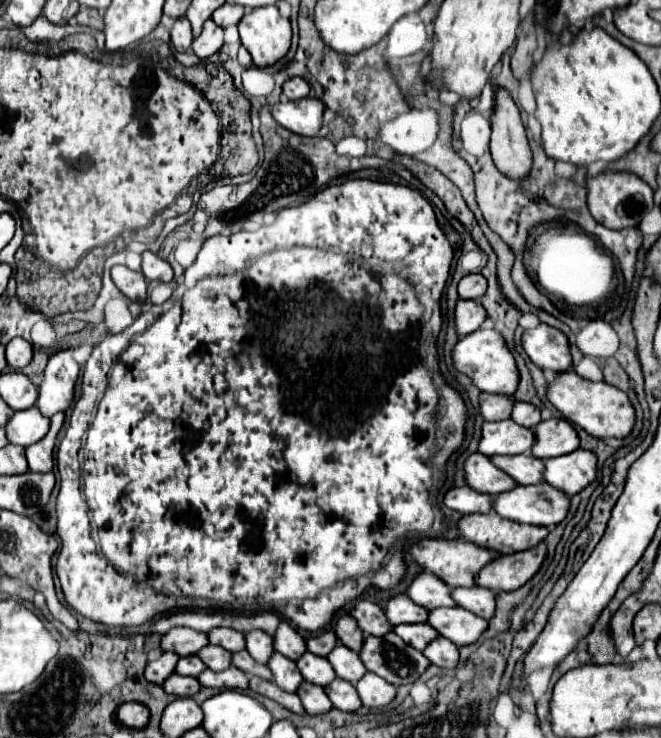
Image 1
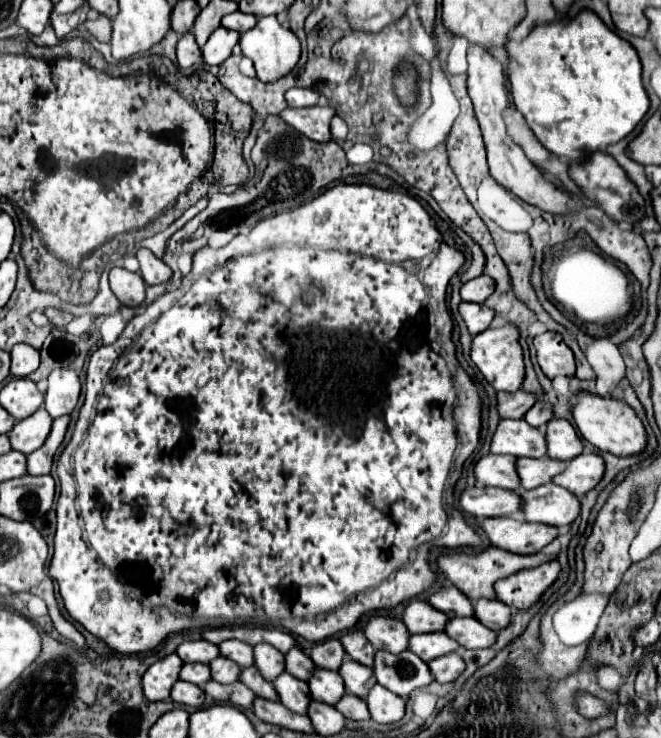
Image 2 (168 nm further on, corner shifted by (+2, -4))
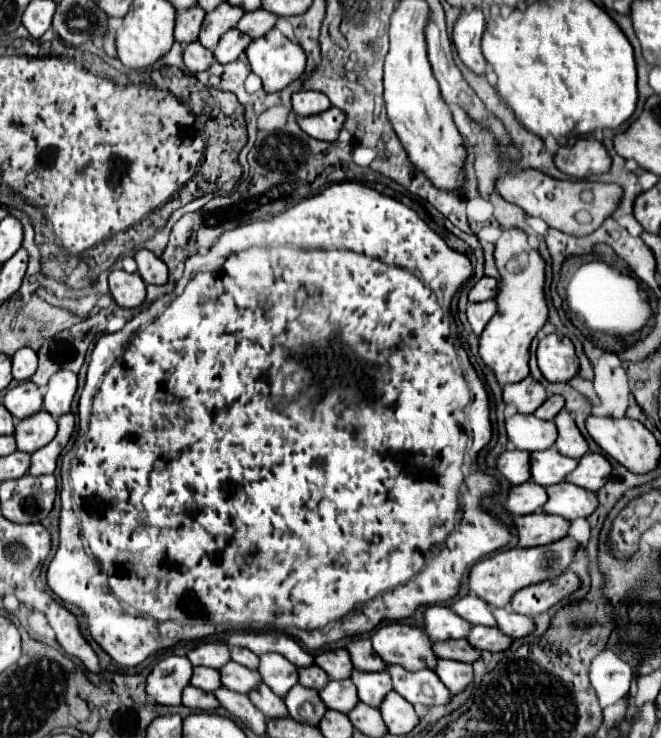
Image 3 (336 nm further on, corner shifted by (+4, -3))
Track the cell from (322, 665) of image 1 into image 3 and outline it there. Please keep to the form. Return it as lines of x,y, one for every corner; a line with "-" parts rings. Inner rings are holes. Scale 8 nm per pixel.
351,679
345,681
329,681
325,689
321,689
321,699
329,709
335,709
339,713
349,713
357,703
357,687

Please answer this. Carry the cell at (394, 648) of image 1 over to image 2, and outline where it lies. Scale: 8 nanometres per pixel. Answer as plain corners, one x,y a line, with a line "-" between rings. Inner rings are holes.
377,650
373,674
381,686
401,698
407,698
413,690
433,682
429,666
409,650
403,650
401,654

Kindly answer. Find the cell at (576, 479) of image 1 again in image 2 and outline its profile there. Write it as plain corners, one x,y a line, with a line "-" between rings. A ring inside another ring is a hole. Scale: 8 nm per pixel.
579,454
575,456
567,468
553,478
553,484
569,490
575,496
583,496
593,490
605,472
603,458
597,454

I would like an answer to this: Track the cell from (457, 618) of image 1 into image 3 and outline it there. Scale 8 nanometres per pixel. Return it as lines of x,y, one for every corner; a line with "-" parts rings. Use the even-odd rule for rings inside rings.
475,625
473,631
469,633
467,641
477,647
479,651
491,651
491,653
497,653
497,651
507,651
509,645
513,643
513,639
509,639
505,633
501,633
497,627
481,627
481,625

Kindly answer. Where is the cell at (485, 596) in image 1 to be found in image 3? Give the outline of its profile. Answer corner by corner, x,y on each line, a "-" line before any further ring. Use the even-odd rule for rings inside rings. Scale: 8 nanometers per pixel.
495,609
493,615
495,615
495,619
497,619
497,627
499,627
505,635
509,635
509,637
513,637
513,639
527,637
527,635
531,635
531,633
535,631
533,619
529,619
529,617
525,617
525,615
517,615
517,613
507,611
507,609

